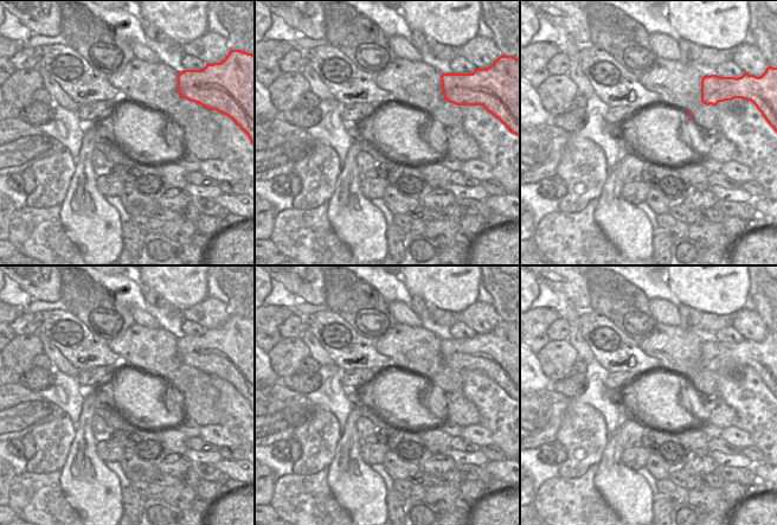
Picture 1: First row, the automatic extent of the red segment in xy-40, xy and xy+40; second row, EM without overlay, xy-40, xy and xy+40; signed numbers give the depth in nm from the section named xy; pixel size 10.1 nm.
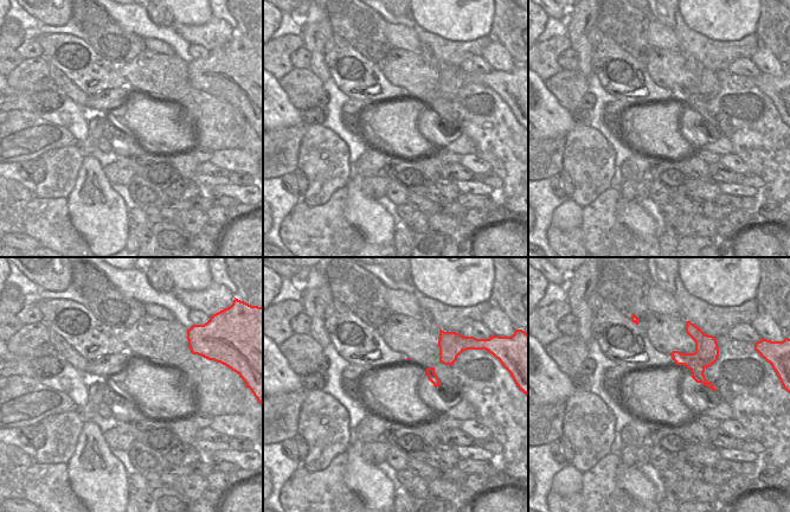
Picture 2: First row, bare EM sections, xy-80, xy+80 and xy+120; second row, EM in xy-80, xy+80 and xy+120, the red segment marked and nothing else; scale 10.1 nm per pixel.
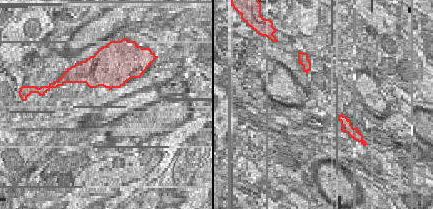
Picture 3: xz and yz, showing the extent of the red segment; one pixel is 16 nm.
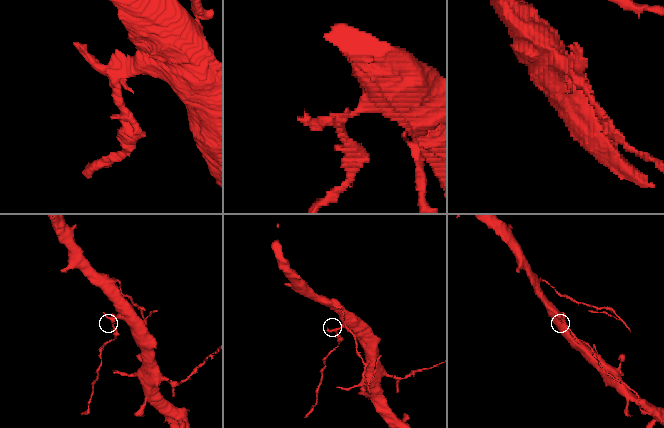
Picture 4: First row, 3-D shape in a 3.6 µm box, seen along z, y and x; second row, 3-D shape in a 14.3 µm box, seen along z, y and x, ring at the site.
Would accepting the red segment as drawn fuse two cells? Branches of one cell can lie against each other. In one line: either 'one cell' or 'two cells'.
two cells

